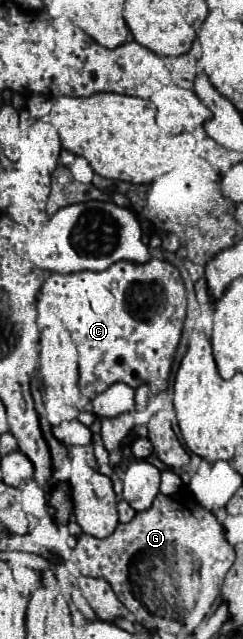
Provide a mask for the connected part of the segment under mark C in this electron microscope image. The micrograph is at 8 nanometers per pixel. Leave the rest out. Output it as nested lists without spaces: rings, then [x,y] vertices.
[[[151,259],[143,265],[119,261],[113,263],[107,271],[99,273],[93,271],[79,271],[69,275],[53,273],[43,283],[38,307],[42,307],[39,309],[39,314],[44,314],[38,315],[37,320],[40,337],[41,331],[47,327],[63,325],[69,329],[73,343],[77,345],[79,351],[79,389],[83,397],[93,399],[115,383],[125,383],[133,389],[139,387],[141,383],[147,383],[153,395],[165,389],[171,371],[171,359],[181,339],[187,309],[187,297],[181,275],[171,263],[159,259]]]

